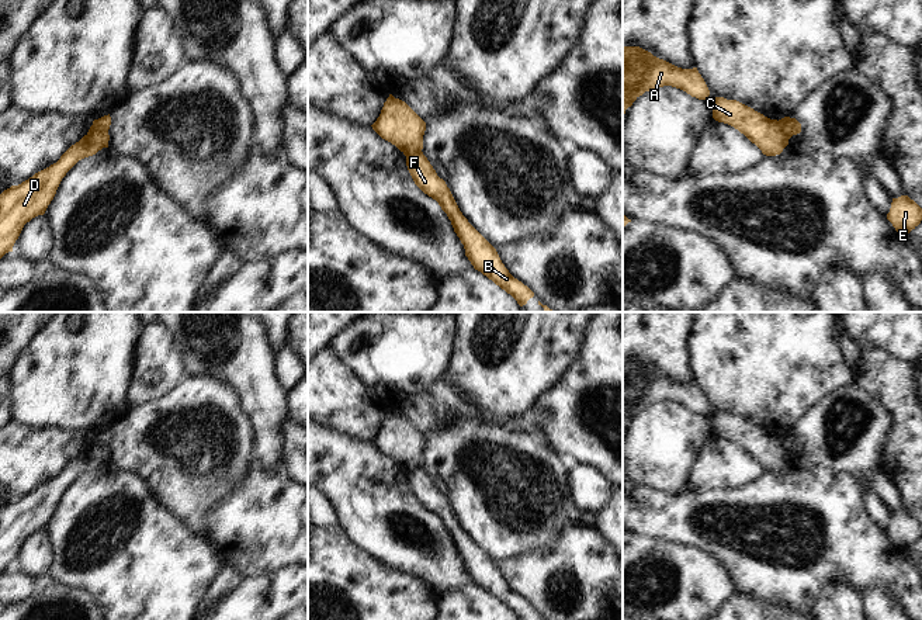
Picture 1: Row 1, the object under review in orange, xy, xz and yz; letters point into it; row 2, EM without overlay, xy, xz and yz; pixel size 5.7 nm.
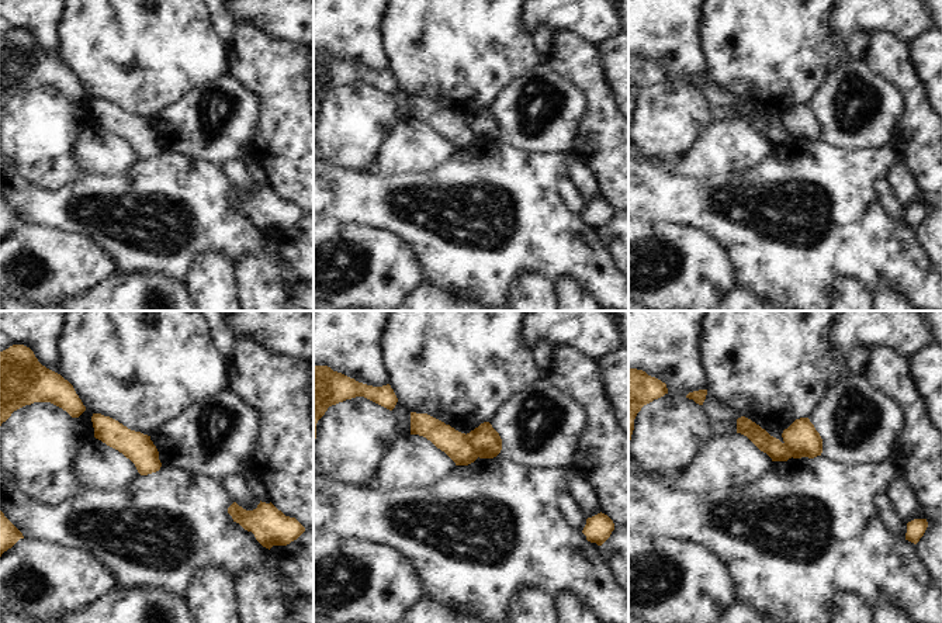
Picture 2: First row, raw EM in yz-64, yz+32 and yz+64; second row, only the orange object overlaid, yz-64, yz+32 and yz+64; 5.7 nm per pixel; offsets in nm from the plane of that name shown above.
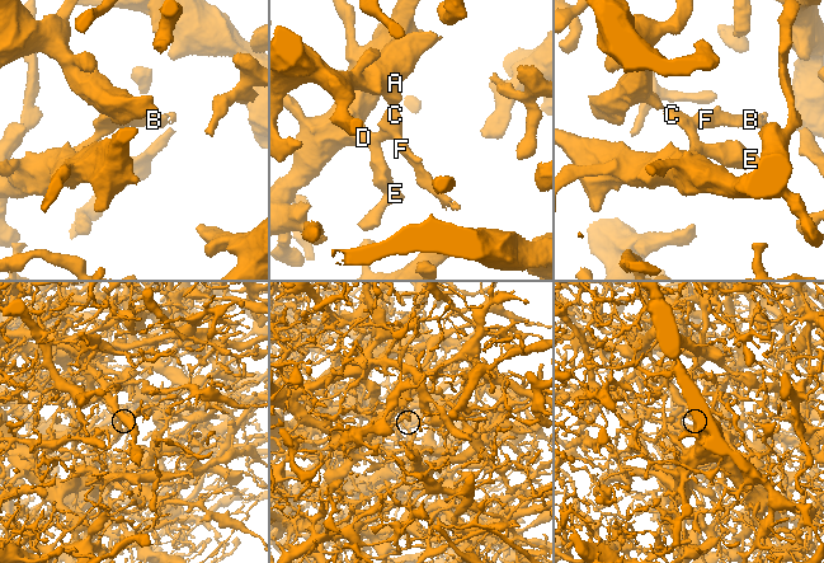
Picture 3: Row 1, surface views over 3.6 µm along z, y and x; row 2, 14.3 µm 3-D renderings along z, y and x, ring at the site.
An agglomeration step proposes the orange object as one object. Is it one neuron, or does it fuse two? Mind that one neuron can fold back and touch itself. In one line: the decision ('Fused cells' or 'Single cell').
Fused cells.

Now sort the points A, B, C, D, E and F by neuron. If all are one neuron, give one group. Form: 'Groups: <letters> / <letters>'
Groups: A C D E / B F.

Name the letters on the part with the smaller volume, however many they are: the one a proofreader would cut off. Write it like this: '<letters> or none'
B, F

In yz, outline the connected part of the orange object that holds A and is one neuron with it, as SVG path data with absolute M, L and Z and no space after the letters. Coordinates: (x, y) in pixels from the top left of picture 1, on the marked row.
M623 46L623 120L625 110L645 91L672 86L680 89L699 100L707 100L710 90L697 67L682 69L663 59L654 56L639 46Z

